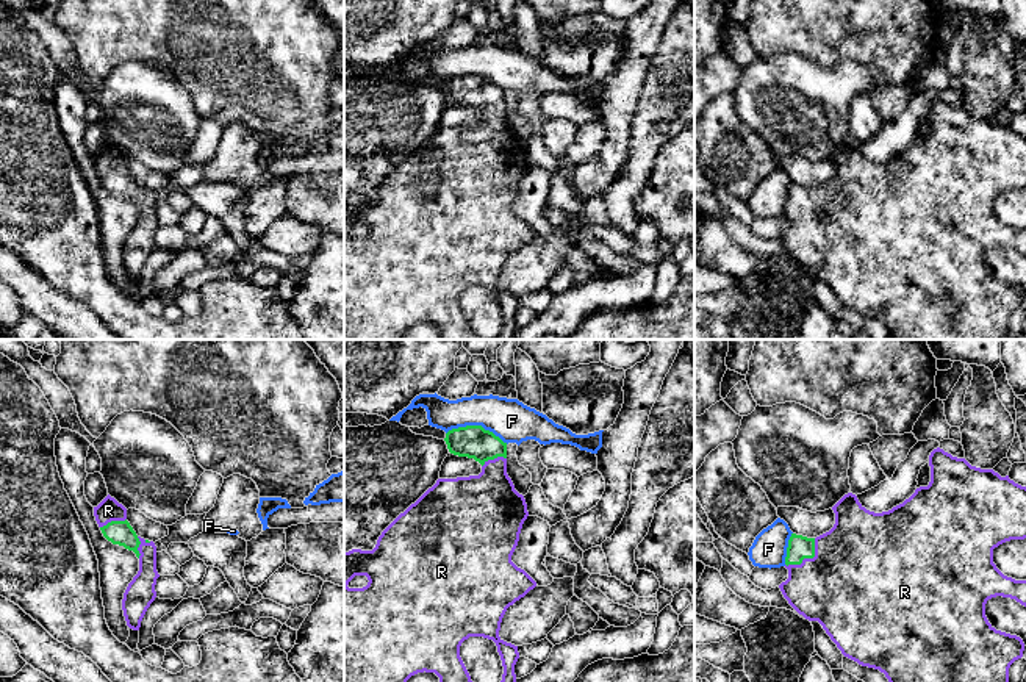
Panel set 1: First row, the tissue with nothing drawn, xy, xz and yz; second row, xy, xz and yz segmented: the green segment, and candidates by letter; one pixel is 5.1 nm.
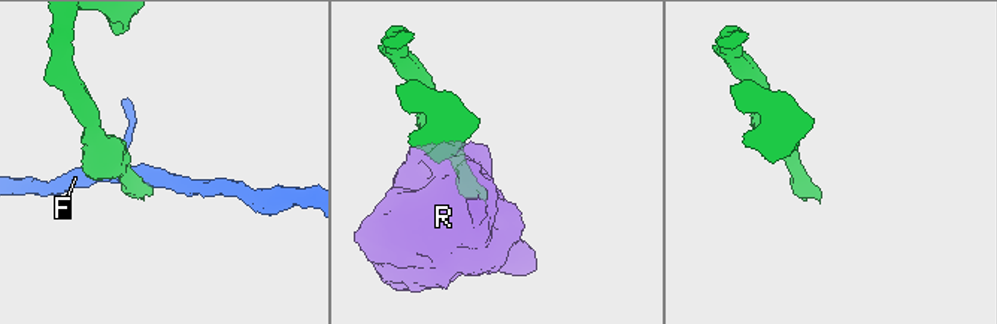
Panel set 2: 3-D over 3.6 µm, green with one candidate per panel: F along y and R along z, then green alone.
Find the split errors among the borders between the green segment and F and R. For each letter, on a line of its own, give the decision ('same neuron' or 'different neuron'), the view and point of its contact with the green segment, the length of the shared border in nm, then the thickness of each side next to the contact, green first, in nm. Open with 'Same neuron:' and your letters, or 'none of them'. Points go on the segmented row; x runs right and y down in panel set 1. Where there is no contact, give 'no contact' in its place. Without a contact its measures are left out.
Same neuron: R
F: different neuron; meets green in xz at (477, 426); contact 320 nm long; 170 nm thick on the green side, 220 nm on the other
R: same neuron; meets green in yz at (807, 557); contact 220 nm long; 120 nm thick on the green side, 460 nm on the other

